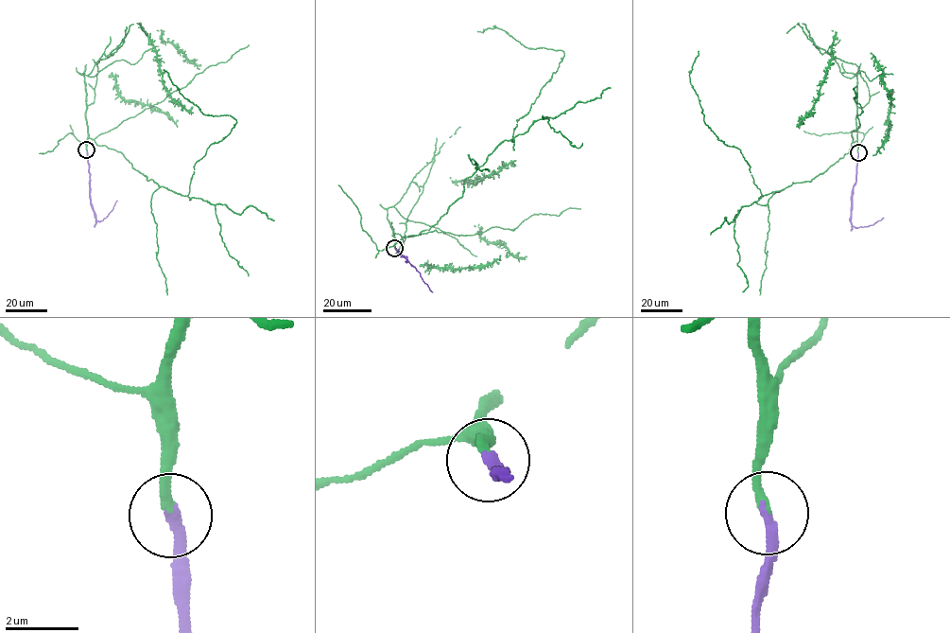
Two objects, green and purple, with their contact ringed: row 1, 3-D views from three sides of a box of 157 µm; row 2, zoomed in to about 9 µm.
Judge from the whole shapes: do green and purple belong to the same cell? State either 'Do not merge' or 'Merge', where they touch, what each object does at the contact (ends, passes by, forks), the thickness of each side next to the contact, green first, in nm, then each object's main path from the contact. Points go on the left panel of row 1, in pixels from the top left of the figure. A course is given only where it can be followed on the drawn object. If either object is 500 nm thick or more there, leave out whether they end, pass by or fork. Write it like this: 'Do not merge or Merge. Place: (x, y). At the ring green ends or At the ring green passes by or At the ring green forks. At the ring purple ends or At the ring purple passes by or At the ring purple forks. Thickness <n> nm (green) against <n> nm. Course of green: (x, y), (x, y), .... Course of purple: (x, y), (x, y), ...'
Merge. Place: (86, 149). At the ring green ends. At the ring purple ends. Thickness 240 nm (green) against 320 nm. Course of green: (86, 149), (88, 138), (121, 151), (146, 180), (186, 196), (195, 164), (236, 121), (204, 114), (163, 69). Course of purple: (86, 149), (90, 205), (95, 220), (106, 218), (117, 201)

